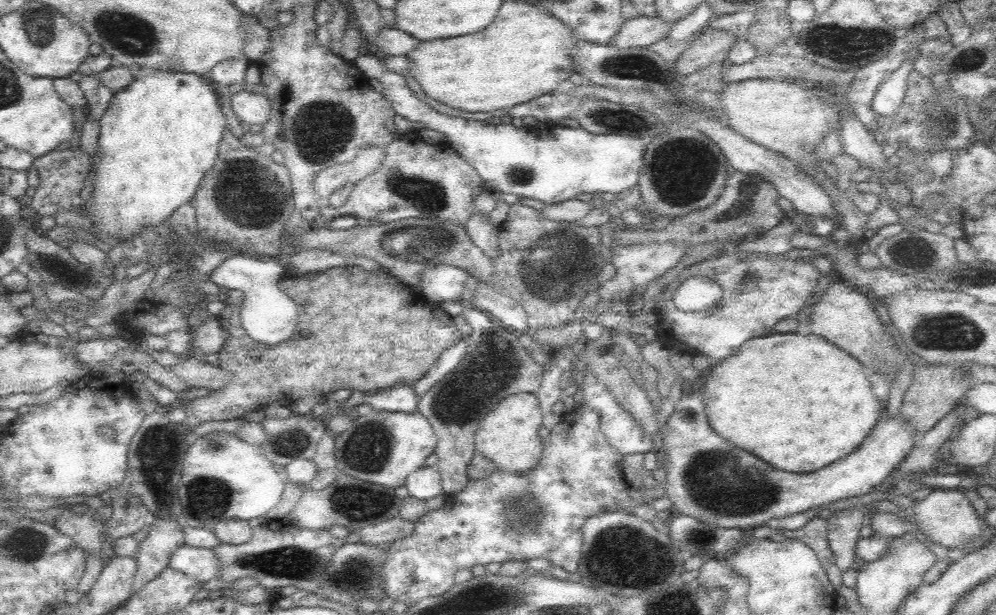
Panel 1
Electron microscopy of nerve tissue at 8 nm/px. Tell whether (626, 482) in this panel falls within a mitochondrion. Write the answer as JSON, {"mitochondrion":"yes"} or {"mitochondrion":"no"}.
{"mitochondrion":"no"}

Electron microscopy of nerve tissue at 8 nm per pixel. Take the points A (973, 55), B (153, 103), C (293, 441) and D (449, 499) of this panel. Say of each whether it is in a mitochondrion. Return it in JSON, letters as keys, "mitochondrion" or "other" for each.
{"A":"mitochondrion","B":"other","C":"mitochondrion","D":"other"}

